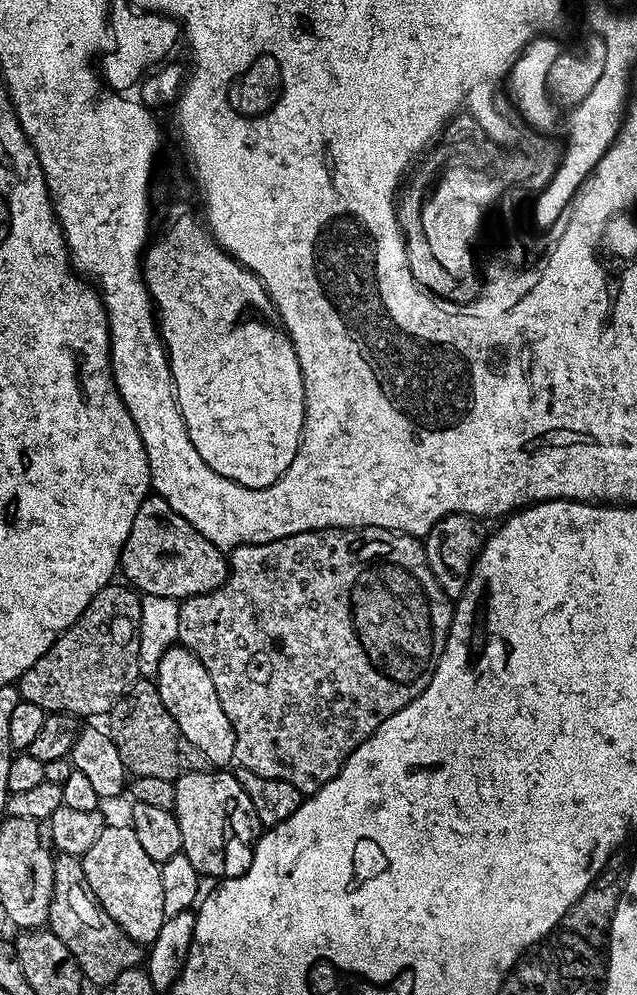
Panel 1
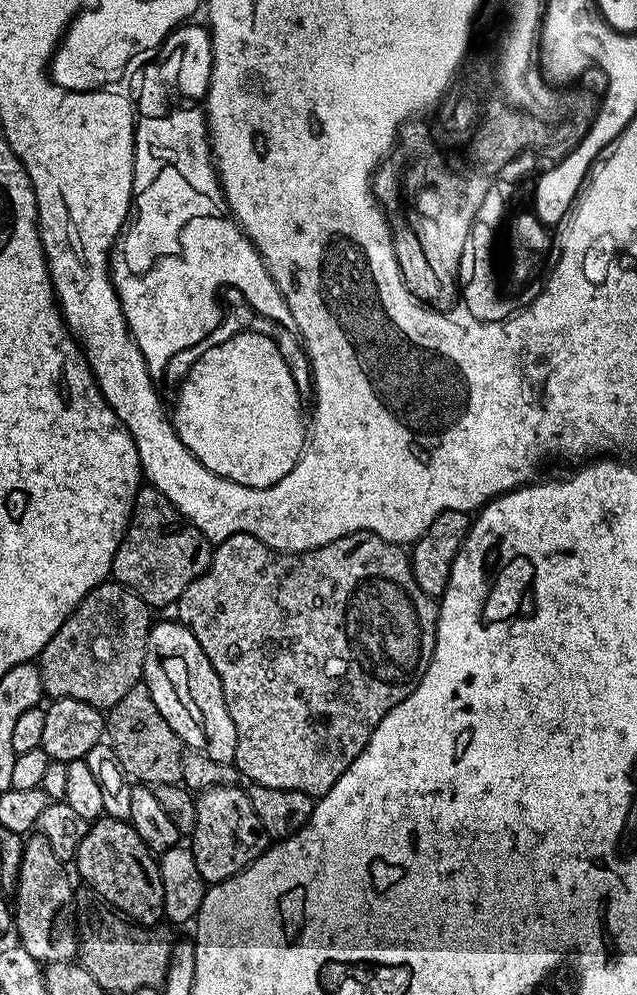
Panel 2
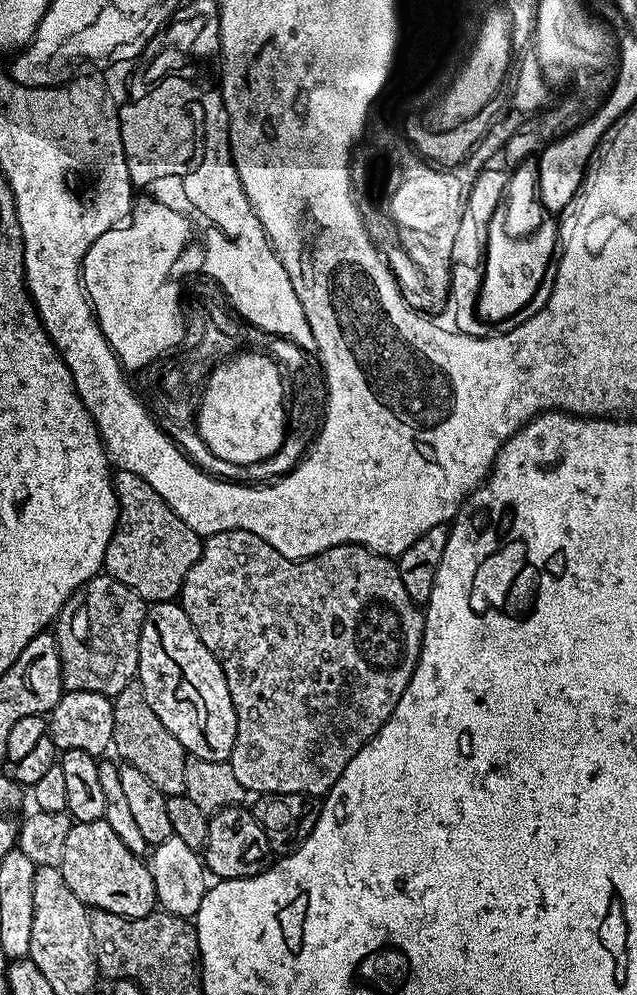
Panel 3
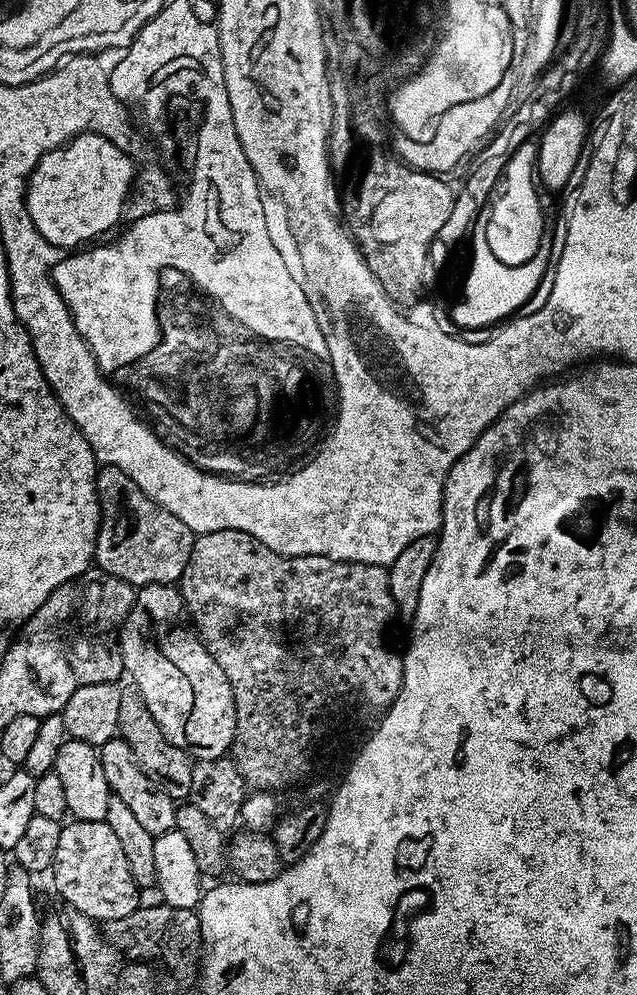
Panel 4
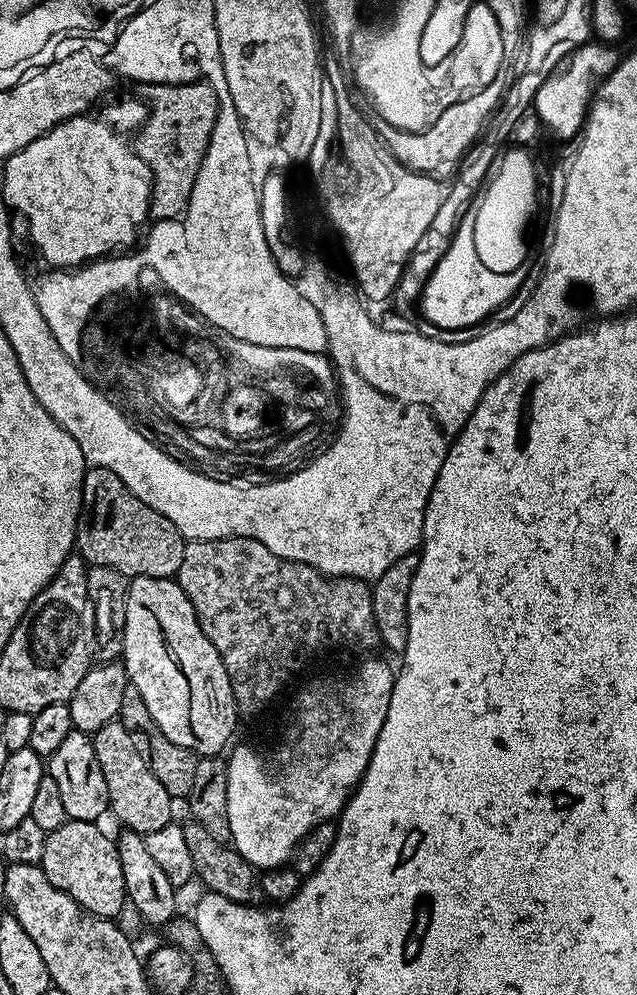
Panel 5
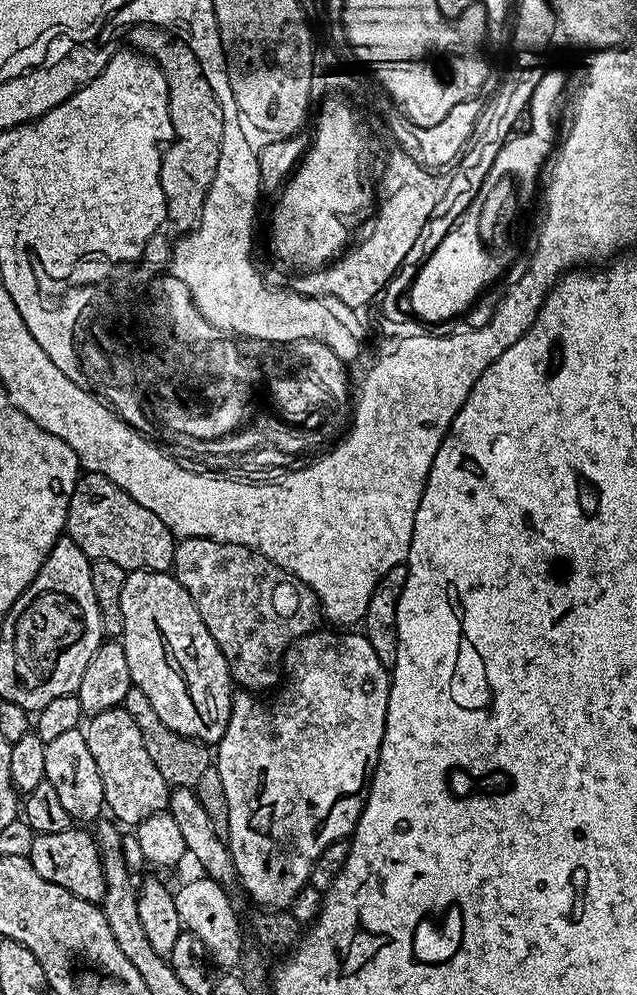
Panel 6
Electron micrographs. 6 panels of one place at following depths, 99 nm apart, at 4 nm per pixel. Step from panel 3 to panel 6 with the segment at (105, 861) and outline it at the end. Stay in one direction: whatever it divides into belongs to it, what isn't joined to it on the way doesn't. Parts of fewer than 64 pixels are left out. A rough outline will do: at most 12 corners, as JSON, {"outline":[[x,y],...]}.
{"outline":[[73,826],[37,834],[29,862],[86,902],[106,894],[100,848]]}

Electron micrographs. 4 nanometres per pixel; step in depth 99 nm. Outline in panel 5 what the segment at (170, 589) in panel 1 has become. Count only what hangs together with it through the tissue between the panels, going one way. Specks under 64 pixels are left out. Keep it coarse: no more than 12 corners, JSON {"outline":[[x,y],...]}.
{"outline":[[89,467],[75,551],[125,578],[172,578],[184,535]]}

